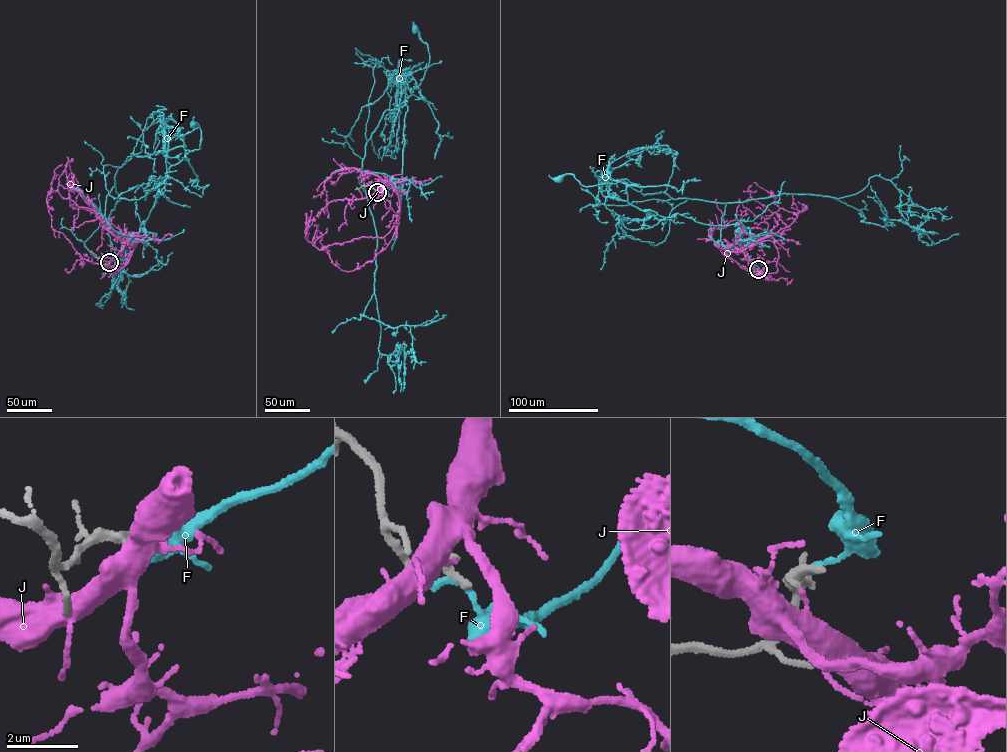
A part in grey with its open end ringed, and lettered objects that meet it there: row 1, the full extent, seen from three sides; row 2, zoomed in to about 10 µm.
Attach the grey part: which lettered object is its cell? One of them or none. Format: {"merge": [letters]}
{"merge": []}

